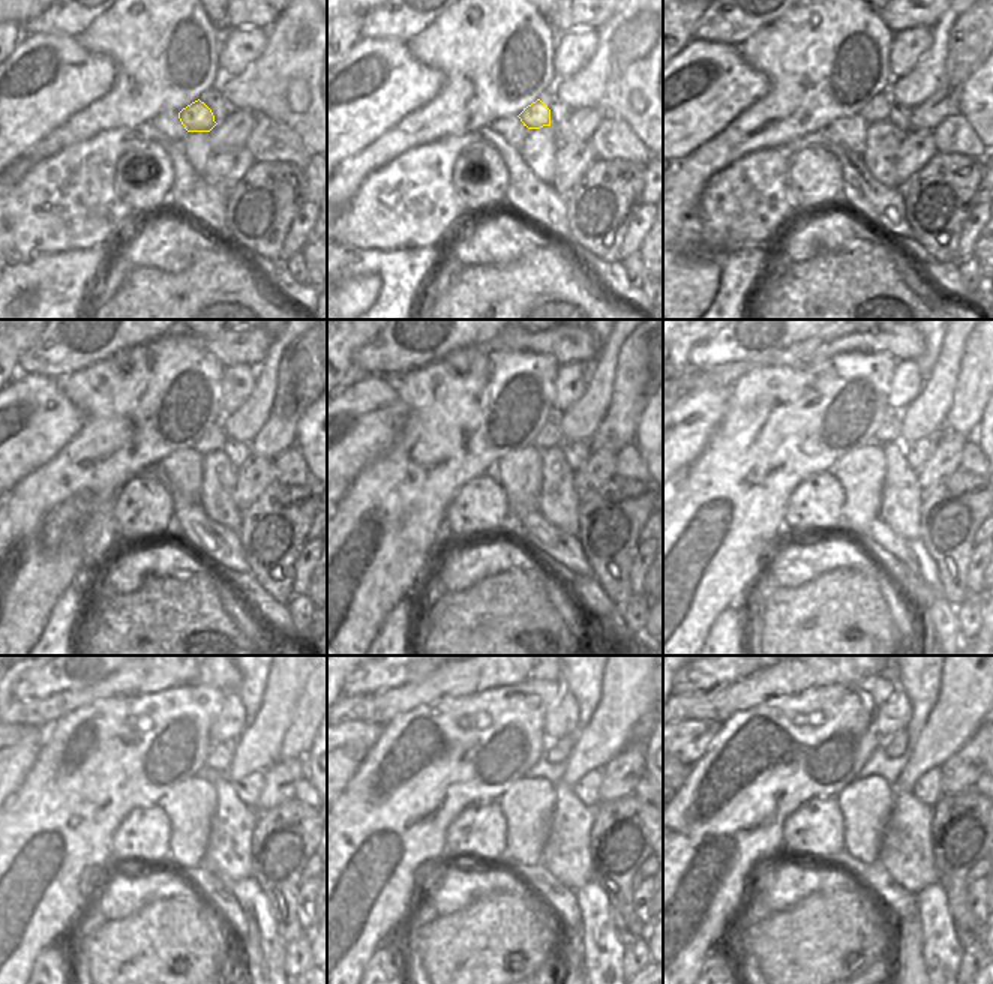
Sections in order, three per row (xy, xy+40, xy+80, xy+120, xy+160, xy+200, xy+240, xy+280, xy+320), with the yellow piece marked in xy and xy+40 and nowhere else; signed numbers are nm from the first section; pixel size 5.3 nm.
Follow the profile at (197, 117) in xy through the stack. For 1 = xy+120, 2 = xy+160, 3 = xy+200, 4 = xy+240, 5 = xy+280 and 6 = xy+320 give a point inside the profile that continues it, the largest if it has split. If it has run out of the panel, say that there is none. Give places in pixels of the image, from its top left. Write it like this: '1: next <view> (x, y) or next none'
1: next xy+120 (213, 438)
2: next xy+160 (551, 434)
3: next xy+200 (888, 431)
4: next xy+240 (221, 755)
5: next xy+280 (558, 750)
6: next xy+320 (896, 744)

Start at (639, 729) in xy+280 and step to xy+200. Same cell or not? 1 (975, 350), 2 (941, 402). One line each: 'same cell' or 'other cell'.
1: same cell
2: other cell

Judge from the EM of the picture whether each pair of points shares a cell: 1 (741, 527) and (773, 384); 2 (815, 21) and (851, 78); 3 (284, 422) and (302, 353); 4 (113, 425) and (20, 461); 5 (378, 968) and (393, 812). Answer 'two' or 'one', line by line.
1: one
2: one
3: one
4: two
5: two

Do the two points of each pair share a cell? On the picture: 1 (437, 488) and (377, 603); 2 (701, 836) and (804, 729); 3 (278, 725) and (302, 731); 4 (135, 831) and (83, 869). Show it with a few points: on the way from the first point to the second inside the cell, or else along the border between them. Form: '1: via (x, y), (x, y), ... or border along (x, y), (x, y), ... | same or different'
1: via (408, 516), (407, 525), (377, 555), (377, 575) | same
2: via (732, 804), (770, 767), (788, 765), (795, 761) | same
3: border along (299, 695), (279, 758) | different
4: border along (126, 815), (113, 836), (113, 860) | different

